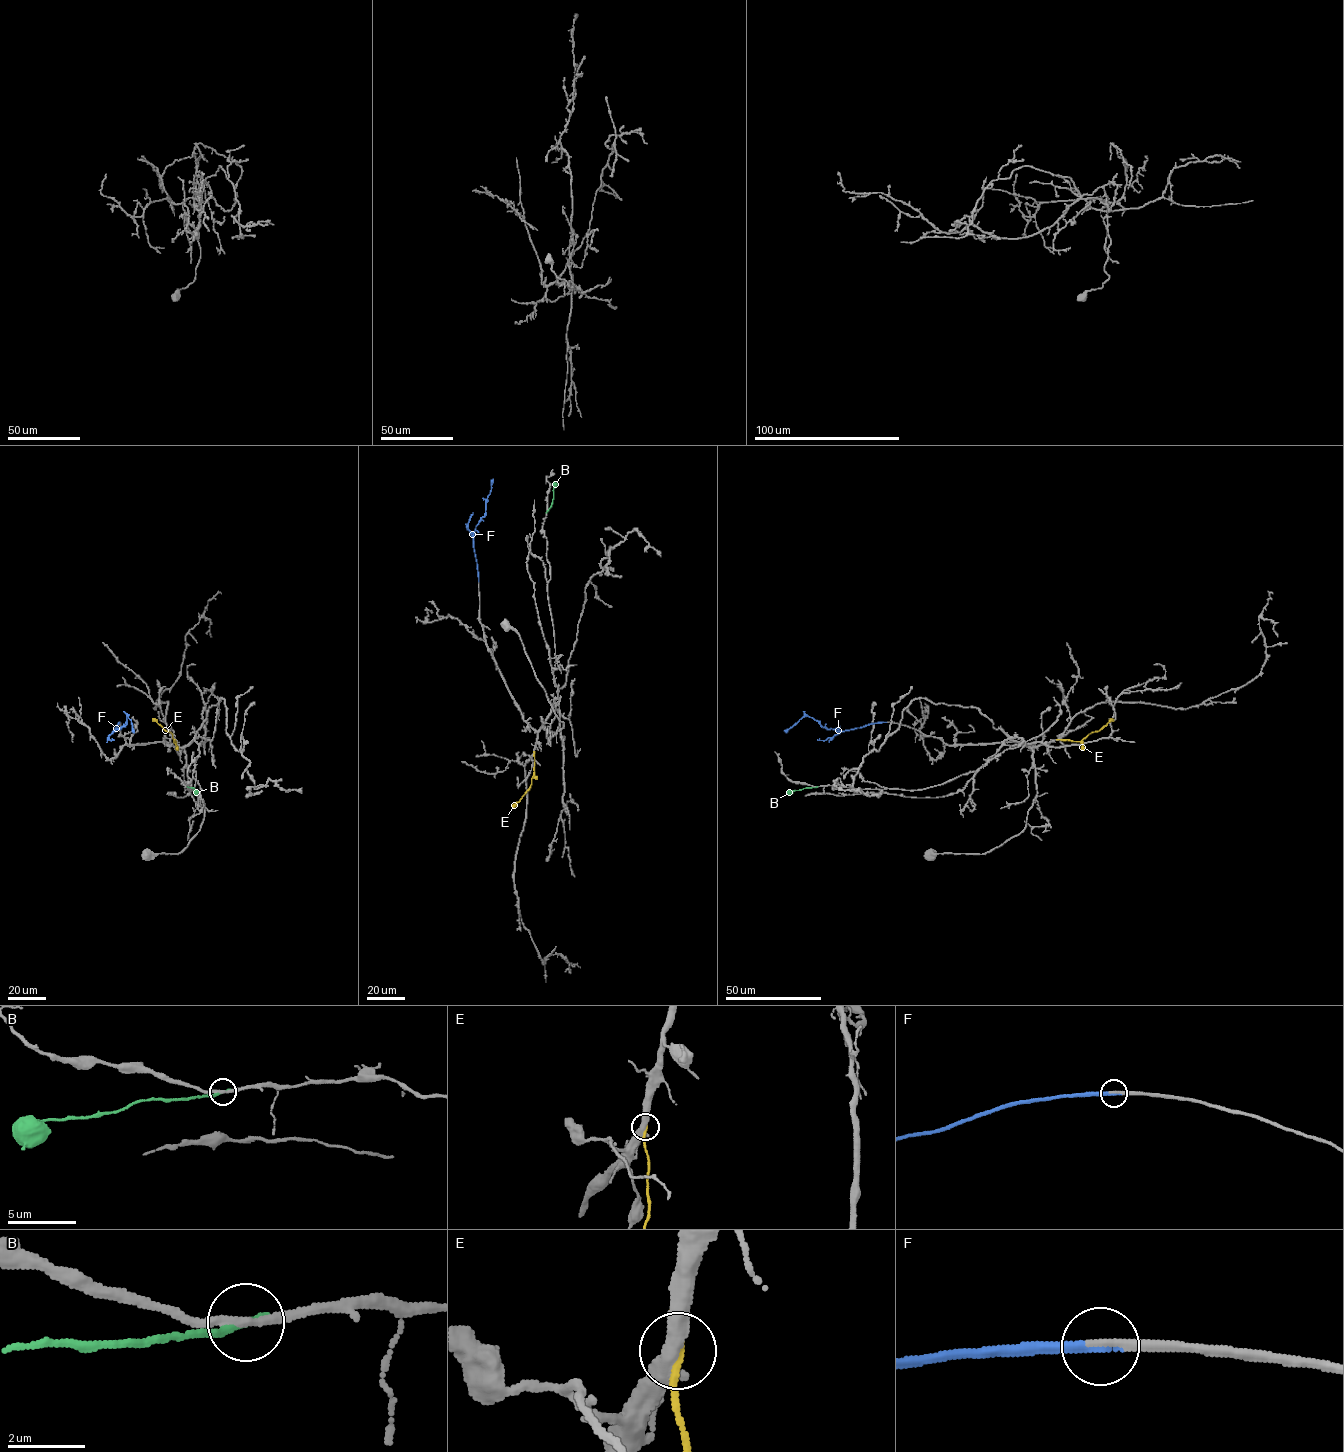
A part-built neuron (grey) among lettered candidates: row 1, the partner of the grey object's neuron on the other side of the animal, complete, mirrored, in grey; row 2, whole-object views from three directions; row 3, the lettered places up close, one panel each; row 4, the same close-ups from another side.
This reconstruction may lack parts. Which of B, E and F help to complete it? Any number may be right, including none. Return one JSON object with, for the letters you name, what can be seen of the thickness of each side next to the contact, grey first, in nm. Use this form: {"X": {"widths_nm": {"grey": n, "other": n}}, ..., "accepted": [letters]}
{"F": {"widths_nm": {"grey": 200, "other": 260}}, "accepted": ["F"]}

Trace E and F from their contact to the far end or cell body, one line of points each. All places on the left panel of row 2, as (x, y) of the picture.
E: (175, 739), (152, 719)
F: (119, 722), (115, 731), (126, 724), (127, 716), (134, 731)

